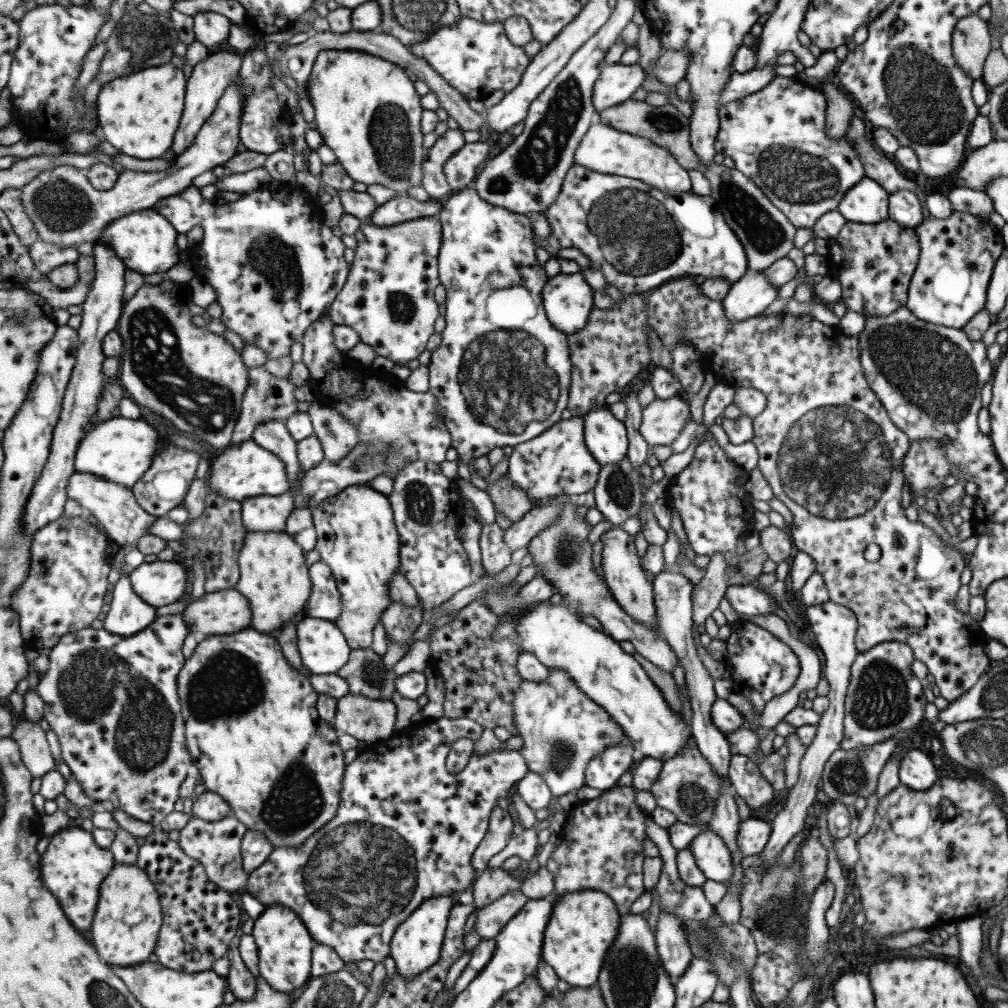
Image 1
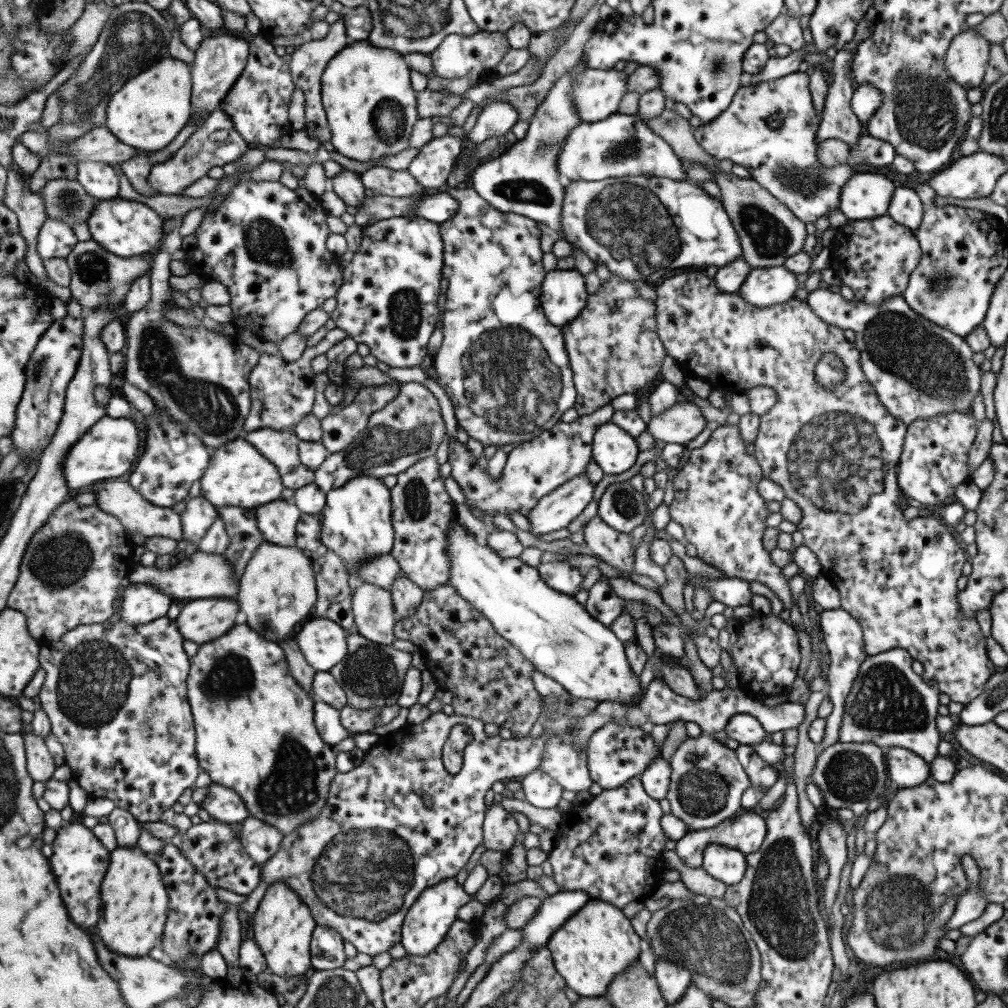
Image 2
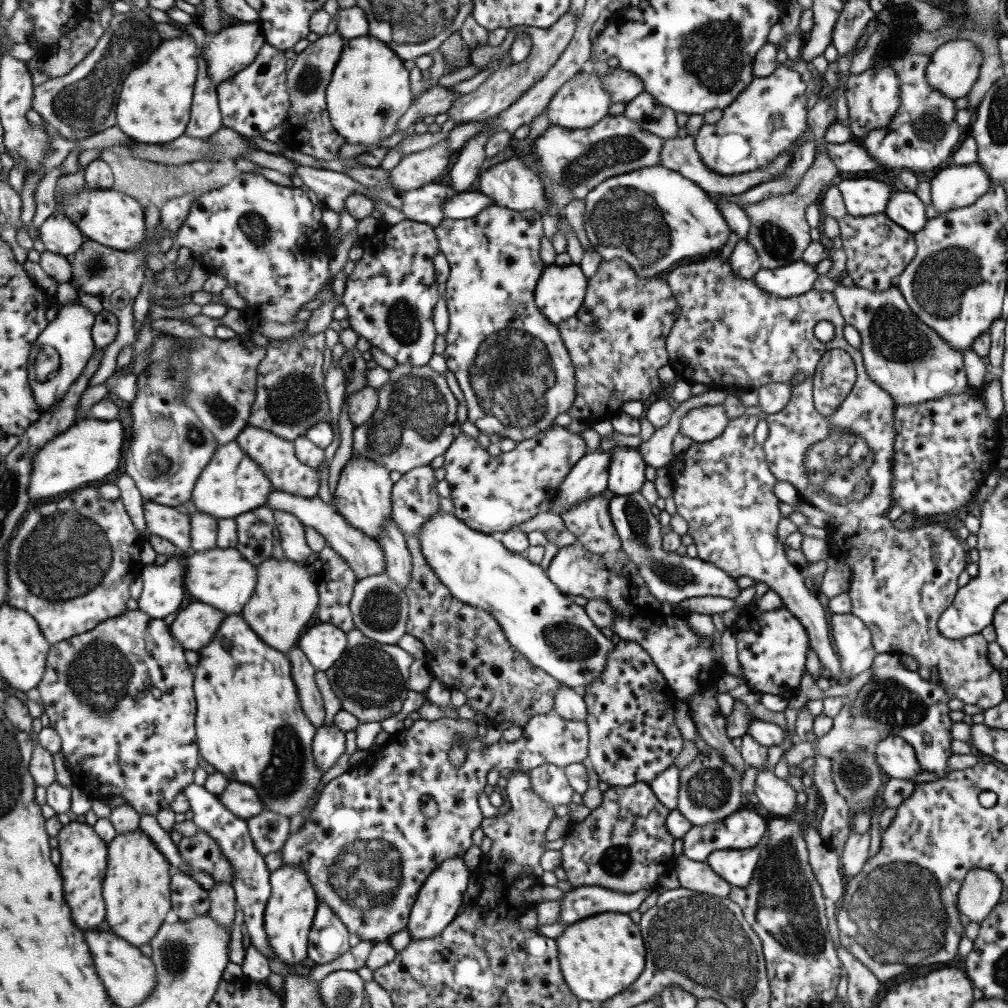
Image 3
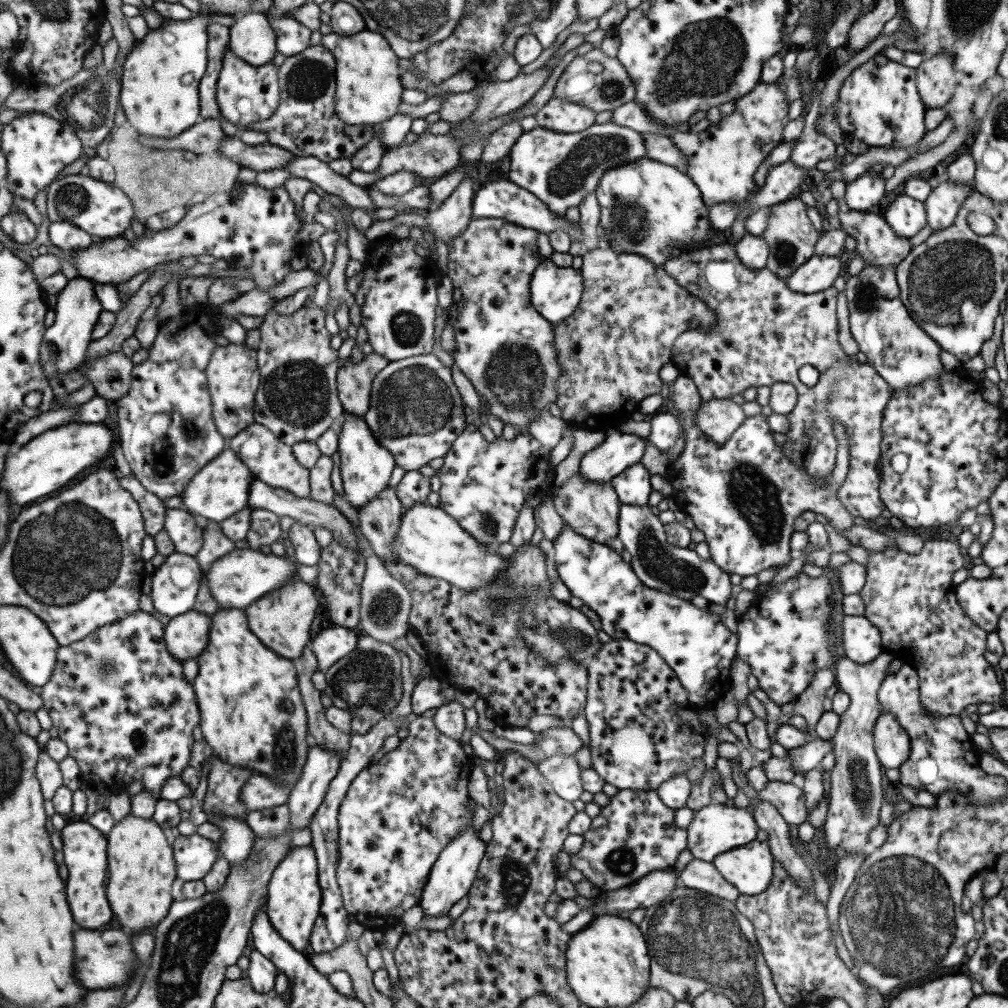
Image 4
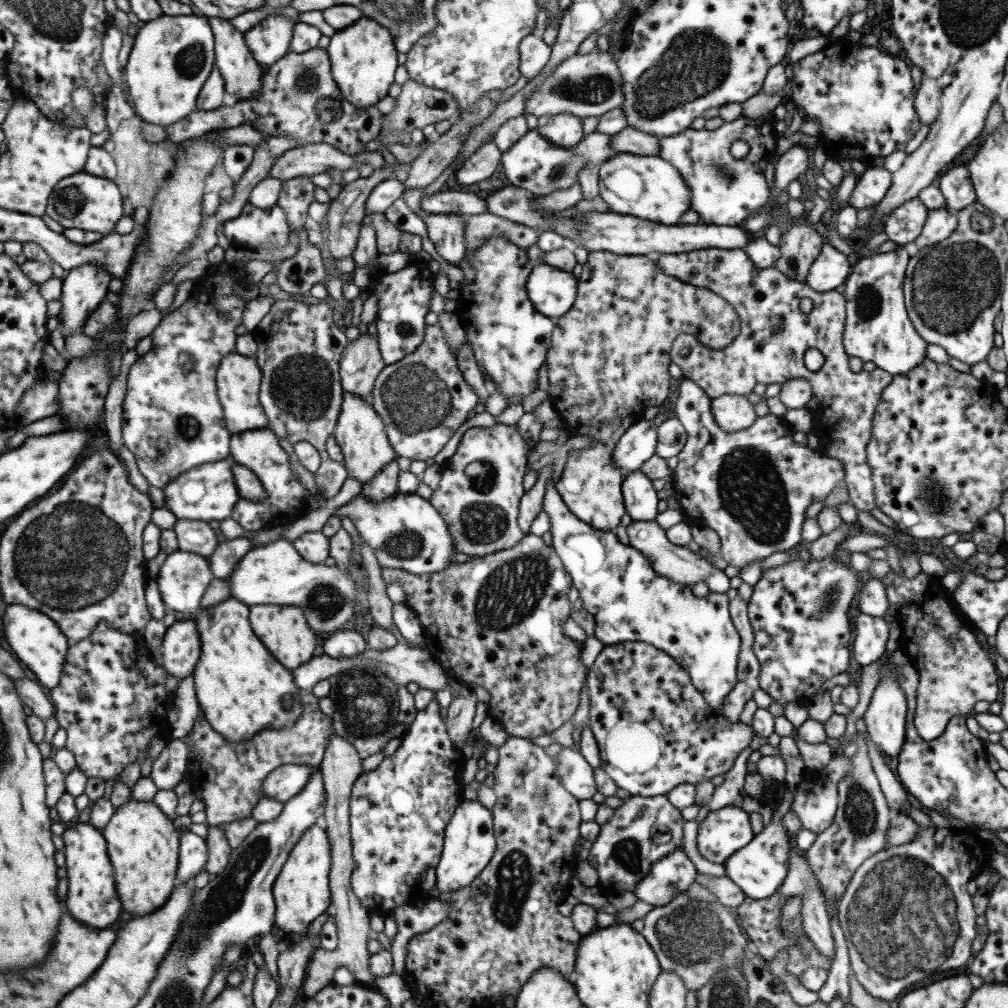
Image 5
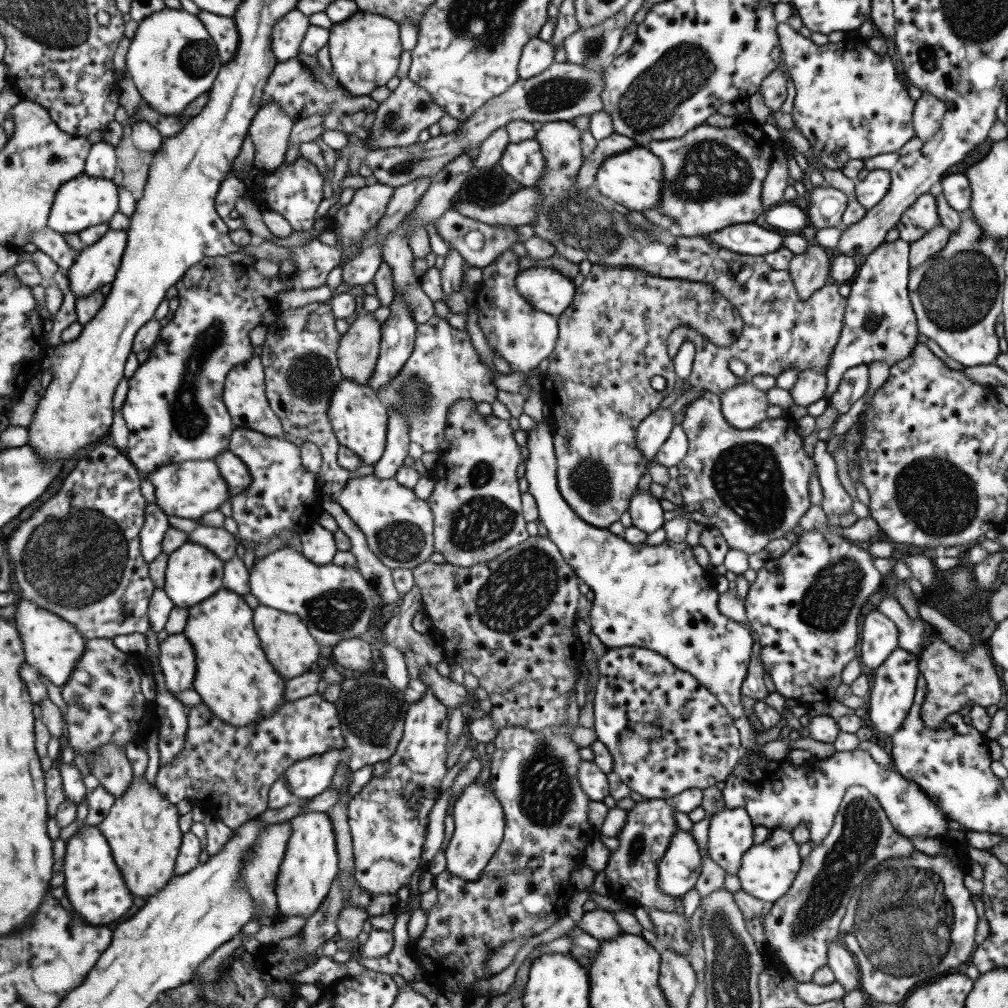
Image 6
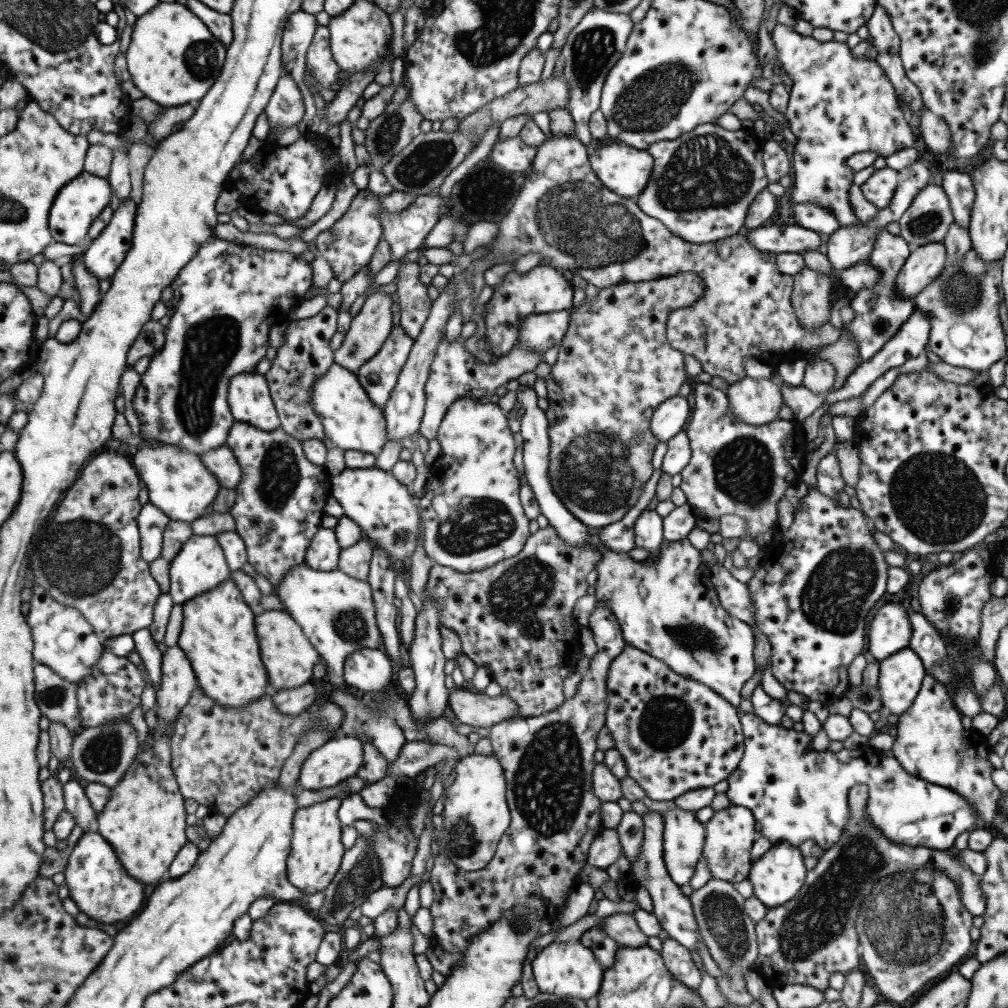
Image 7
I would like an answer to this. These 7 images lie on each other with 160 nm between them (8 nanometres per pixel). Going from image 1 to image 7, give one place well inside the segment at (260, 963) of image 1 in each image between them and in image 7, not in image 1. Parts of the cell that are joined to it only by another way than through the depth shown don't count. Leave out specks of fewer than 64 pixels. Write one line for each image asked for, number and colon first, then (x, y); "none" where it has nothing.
2: (282, 925)
3: (288, 914)
4: (293, 896)
5: (300, 891)
6: (309, 866)
7: (315, 852)

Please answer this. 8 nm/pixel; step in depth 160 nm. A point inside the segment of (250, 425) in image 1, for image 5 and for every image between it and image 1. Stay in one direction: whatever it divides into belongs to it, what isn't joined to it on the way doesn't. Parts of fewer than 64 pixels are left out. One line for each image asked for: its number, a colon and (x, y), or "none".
2: (281, 393)
3: (289, 398)
4: (296, 399)
5: (298, 347)

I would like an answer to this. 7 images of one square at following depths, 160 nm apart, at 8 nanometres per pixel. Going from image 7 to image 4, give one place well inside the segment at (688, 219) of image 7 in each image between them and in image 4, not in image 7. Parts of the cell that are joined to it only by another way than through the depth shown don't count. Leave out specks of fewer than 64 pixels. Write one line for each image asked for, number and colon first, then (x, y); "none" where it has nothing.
4: (721, 160)
5: (723, 191)
6: (712, 177)

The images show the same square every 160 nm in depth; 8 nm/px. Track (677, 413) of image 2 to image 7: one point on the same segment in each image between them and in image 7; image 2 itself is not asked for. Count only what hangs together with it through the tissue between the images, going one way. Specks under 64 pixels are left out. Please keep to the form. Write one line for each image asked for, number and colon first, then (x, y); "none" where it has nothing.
3: (700, 424)
4: (718, 418)
5: (731, 412)
6: (743, 406)
7: (755, 401)

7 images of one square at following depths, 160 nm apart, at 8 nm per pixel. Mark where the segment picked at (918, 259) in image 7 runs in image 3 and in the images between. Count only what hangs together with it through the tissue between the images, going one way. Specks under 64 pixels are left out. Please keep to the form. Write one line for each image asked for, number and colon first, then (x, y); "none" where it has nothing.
3: (957, 186)
4: (944, 199)
5: (939, 222)
6: (919, 250)

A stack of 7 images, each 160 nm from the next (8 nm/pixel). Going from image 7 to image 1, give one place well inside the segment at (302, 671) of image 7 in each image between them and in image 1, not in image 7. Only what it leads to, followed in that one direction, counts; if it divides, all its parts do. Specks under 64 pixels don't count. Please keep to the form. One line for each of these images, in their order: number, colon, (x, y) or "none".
1: (274, 577)
2: (277, 592)
3: (285, 598)
4: (282, 618)
5: (286, 632)
6: (293, 652)

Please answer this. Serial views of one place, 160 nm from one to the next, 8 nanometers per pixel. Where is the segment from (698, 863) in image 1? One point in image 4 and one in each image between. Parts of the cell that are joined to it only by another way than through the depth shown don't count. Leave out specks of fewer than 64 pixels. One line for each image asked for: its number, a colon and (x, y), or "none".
2: (722, 863)
3: (736, 867)
4: (748, 868)

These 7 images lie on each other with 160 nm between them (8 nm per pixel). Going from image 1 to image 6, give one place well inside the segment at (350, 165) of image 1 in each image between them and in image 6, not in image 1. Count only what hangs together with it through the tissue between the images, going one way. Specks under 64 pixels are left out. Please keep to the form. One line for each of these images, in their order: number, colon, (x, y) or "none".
2: (369, 105)
3: (368, 91)
4: (367, 89)
5: (362, 57)
6: (364, 50)

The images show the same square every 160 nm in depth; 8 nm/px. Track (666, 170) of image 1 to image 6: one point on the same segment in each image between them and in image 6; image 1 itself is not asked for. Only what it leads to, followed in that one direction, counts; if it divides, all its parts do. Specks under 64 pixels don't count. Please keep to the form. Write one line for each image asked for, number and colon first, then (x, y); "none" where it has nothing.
2: (618, 146)
3: (570, 162)
4: (559, 169)
5: (533, 163)
6: (522, 161)

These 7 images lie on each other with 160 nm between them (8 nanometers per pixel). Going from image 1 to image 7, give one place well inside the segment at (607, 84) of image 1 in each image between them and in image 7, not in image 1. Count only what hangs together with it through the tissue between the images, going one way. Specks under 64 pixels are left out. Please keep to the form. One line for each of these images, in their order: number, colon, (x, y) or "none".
2: (596, 94)
3: (580, 103)
4: (557, 115)
5: (565, 130)
6: (779, 332)
7: (563, 212)

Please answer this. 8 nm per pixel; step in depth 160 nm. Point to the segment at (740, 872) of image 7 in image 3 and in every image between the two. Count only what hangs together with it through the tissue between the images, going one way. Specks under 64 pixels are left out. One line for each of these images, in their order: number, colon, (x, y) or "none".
3: (743, 829)
4: (716, 828)
5: (722, 832)
6: (729, 833)

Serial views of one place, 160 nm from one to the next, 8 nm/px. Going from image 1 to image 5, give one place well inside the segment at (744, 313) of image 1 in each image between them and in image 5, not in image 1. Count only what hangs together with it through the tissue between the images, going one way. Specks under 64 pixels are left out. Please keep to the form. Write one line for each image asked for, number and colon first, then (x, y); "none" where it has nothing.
2: (762, 287)
3: (793, 279)
4: (817, 273)
5: (830, 267)

